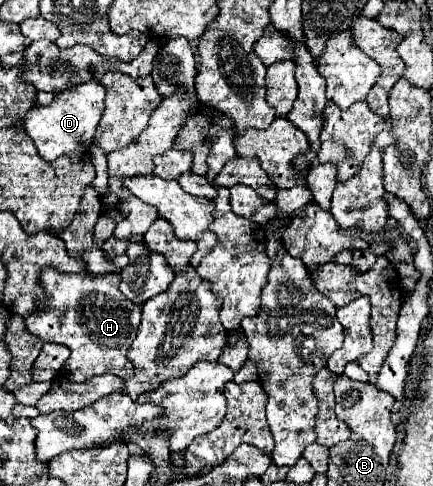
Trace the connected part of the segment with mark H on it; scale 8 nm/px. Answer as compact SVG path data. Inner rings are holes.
M44 268L40 272L40 284L44 288L44 302L38 300L40 308L26 318L26 328L42 342L62 344L70 350L70 358L62 366L64 378L84 382L102 374L114 374L120 378L134 374L126 352L138 334L142 306L128 302L120 292L120 274L92 276L86 272L68 274Z

